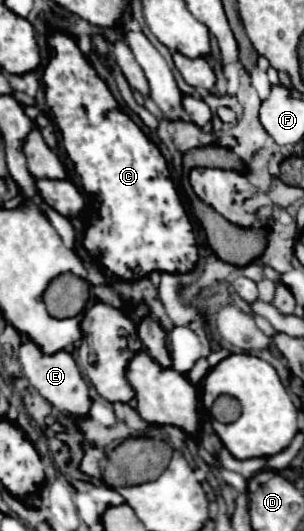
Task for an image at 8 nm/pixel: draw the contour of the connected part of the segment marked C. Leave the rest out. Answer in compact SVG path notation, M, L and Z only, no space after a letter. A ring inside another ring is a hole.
M50 29L48 45L52 49L52 57L42 75L46 103L50 105L54 119L62 131L64 149L68 157L74 161L74 167L82 177L84 191L98 203L92 223L84 235L84 247L102 265L106 273L112 273L124 281L142 279L152 271L188 273L198 259L196 239L160 149L118 107L108 85L104 83L104 79L100 79L100 75L86 59L86 55L80 51L72 35Z

